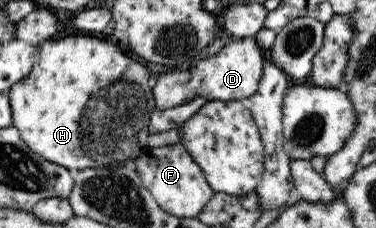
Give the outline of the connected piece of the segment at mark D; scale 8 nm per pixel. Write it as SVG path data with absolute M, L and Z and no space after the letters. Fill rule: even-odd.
M254 37L233 38L216 55L200 59L196 67L181 72L162 72L153 88L155 107L159 110L167 110L186 105L196 98L206 98L206 101L243 101L256 94L263 74L264 60L265 51L256 44Z

